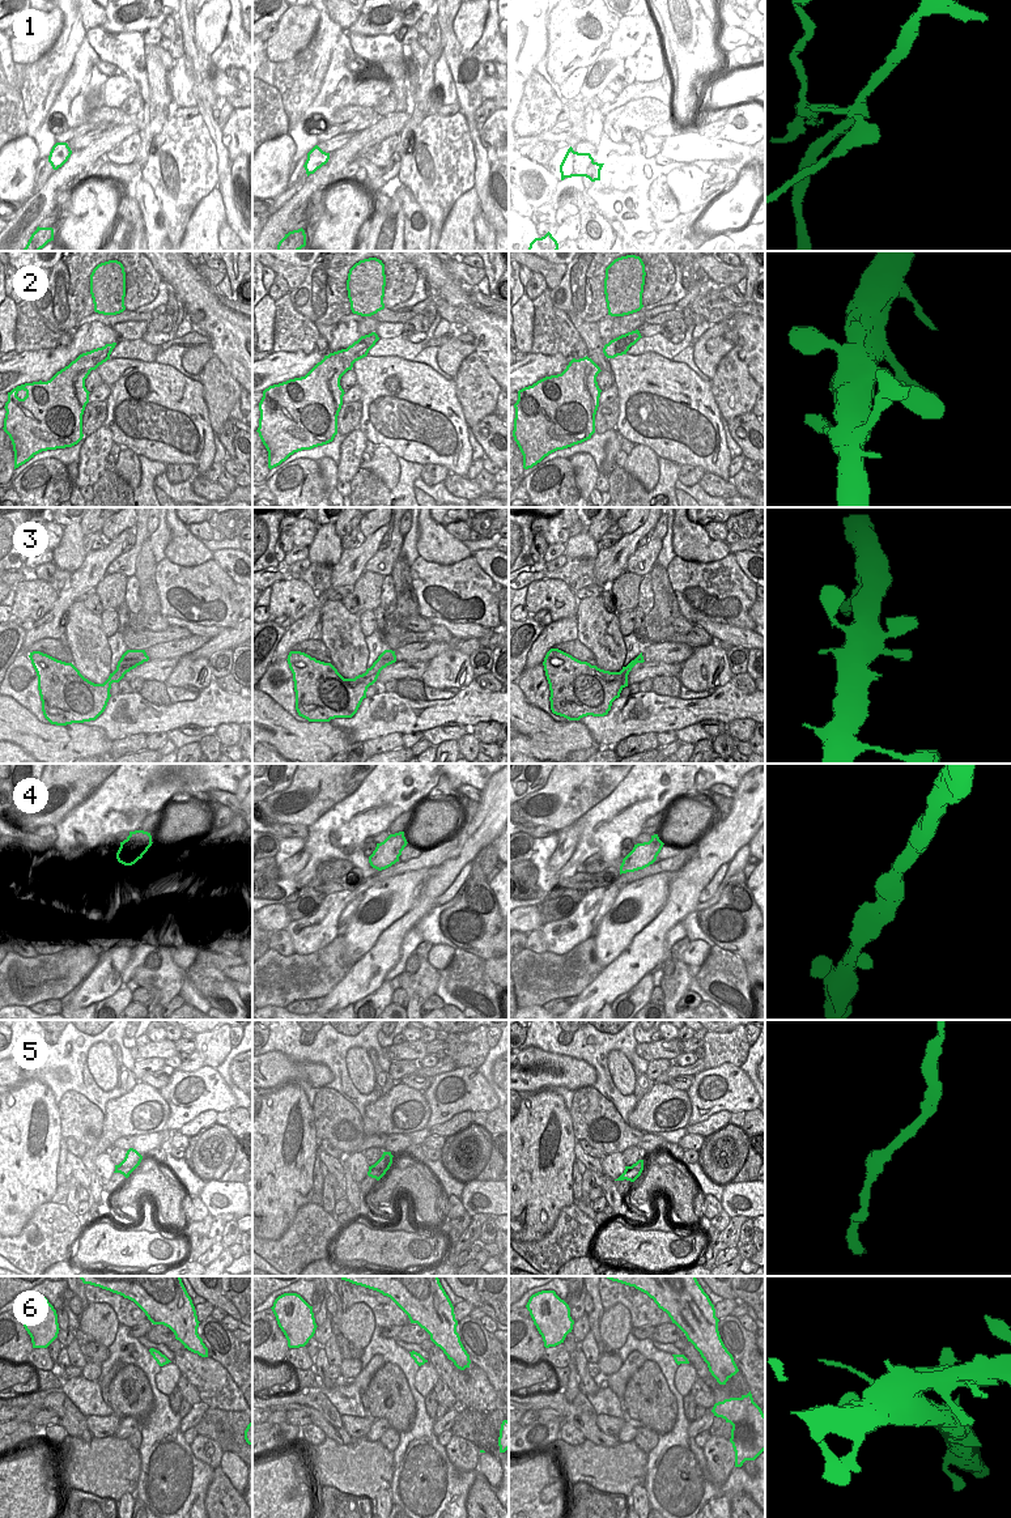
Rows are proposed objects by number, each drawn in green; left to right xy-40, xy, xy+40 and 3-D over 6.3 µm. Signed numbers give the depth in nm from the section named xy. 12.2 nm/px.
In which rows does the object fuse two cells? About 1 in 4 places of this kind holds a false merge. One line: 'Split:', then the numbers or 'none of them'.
Split: 1, 6

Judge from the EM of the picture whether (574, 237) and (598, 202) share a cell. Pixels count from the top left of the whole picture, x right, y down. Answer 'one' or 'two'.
one

